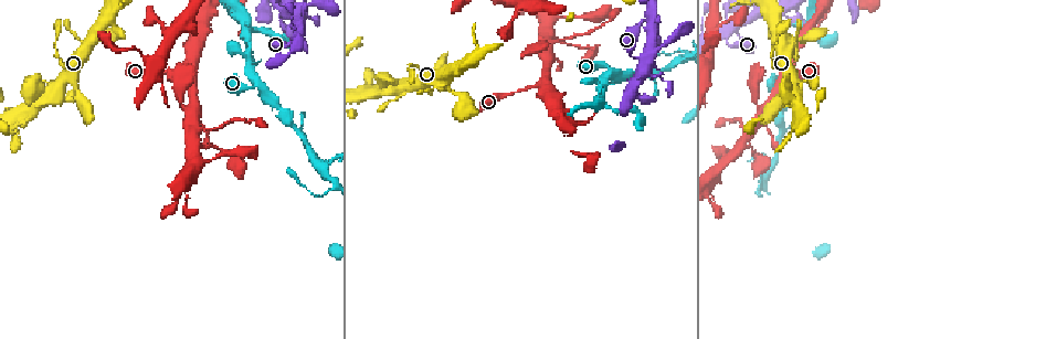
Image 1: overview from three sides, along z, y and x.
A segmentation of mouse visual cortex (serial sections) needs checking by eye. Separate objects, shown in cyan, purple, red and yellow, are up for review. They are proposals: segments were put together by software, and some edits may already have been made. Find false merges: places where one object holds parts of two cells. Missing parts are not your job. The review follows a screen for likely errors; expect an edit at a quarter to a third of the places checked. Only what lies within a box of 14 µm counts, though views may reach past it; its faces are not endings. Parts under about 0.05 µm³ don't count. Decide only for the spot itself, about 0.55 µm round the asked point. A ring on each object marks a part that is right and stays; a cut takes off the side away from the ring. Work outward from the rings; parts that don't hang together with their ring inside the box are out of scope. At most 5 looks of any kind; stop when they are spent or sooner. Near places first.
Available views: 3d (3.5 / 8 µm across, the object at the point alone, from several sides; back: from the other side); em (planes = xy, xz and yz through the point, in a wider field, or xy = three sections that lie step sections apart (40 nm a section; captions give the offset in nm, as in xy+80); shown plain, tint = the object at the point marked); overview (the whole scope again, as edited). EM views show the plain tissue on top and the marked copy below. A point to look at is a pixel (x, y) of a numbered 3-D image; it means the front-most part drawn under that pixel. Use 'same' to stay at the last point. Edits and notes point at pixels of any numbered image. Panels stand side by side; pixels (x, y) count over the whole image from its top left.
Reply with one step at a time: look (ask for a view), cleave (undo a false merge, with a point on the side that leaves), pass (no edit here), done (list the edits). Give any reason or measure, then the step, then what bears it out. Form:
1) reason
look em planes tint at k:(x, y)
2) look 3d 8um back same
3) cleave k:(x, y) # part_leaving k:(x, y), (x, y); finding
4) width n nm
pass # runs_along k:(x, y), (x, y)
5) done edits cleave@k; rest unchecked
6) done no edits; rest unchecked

three arms meet
look 3d 3.5um at 1:(673, 62)

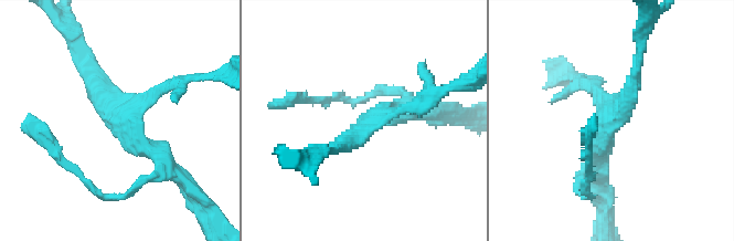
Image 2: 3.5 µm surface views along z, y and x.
arms 3; arm_widths 150, 150, 250 nm; now the EM
look em xy step 1 tint at 2:(615, 112)

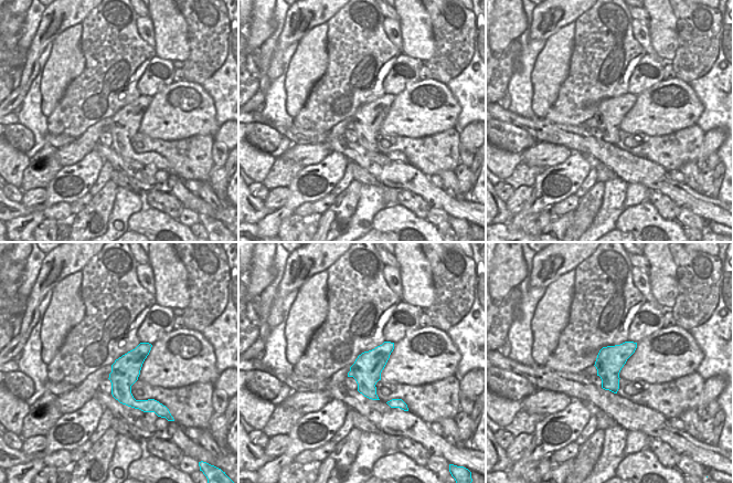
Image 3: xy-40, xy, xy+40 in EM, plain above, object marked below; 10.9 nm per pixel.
look em xy step 3 tint same

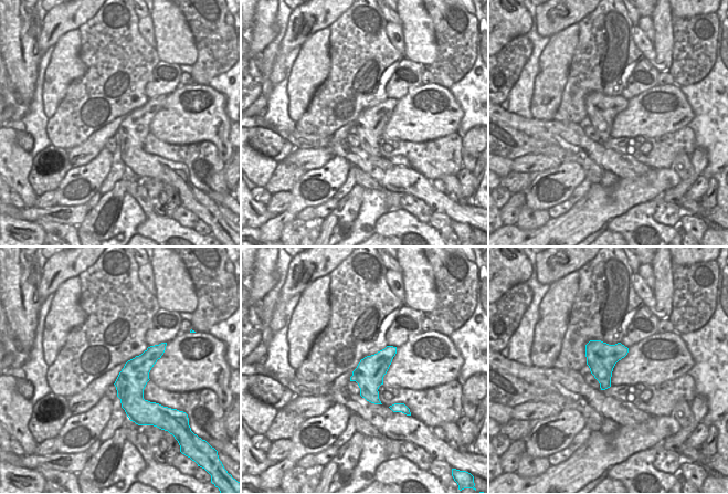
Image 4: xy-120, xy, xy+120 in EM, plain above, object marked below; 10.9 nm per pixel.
pass # runs_along 2:(81, 54), (100, 94), (161, 163); all the same cell

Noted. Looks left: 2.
look 3d 3.5um at 1:(249, 60)

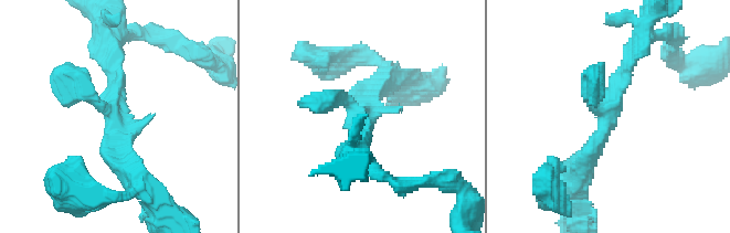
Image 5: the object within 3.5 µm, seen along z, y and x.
look em xy step 1 tint at 5:(115, 117)

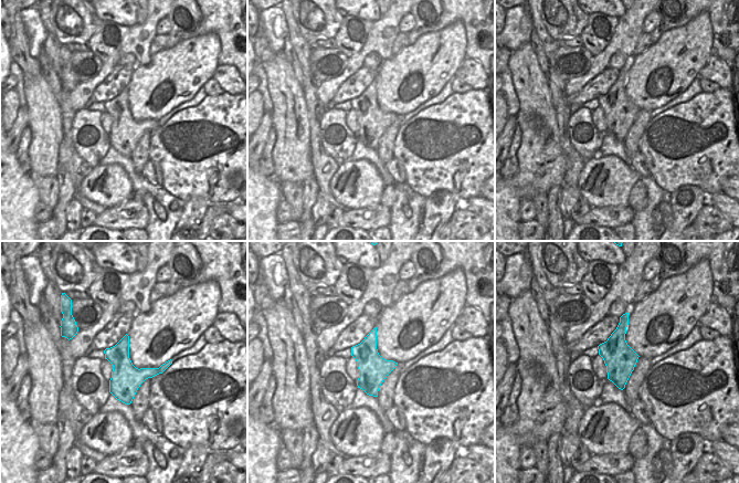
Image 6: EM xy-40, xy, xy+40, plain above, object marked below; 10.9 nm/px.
pass # runs_along 5:(573, 177), (602, 136), (635, 49); all the same cell

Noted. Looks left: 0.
done no edits; rest unchecked

